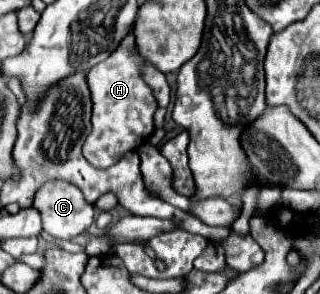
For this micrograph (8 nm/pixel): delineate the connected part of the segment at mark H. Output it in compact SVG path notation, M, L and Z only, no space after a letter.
M132 32L120 42L118 50L86 74L92 92L92 132L84 142L82 154L94 168L114 166L126 152L142 146L154 132L154 110L158 108L152 90L140 76L140 56L134 52Z

